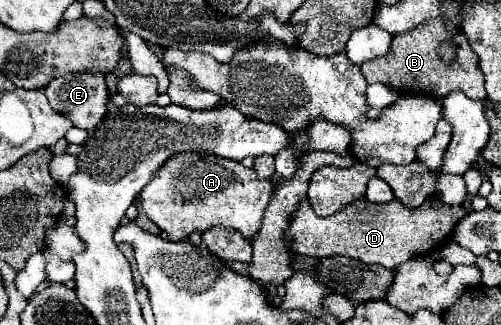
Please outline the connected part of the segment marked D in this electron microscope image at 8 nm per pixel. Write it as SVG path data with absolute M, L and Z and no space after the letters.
M428 196L418 208L406 208L396 198L386 204L372 204L366 198L360 198L332 216L320 218L314 214L308 198L304 198L288 222L286 244L296 254L318 258L348 256L366 264L382 264L396 270L402 262L438 248L452 234L456 222L464 214L462 206L448 206L438 196Z

